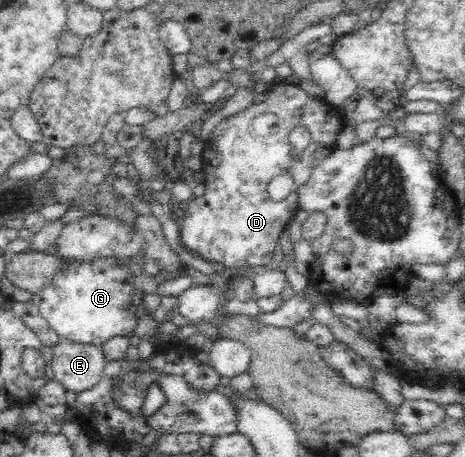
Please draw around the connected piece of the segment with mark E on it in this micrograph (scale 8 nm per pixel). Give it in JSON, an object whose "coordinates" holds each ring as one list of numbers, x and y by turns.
{"coordinates":[[61,337,52,346,50,364,54,380,66,390,83,392,95,386,102,379,105,363,102,345,81,344]]}

